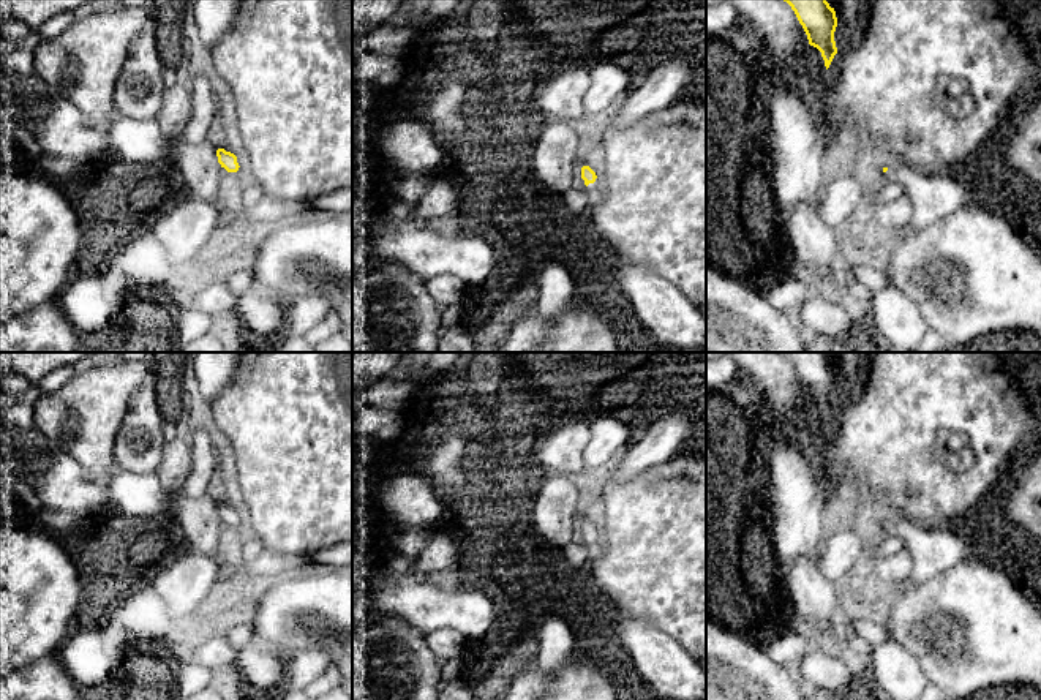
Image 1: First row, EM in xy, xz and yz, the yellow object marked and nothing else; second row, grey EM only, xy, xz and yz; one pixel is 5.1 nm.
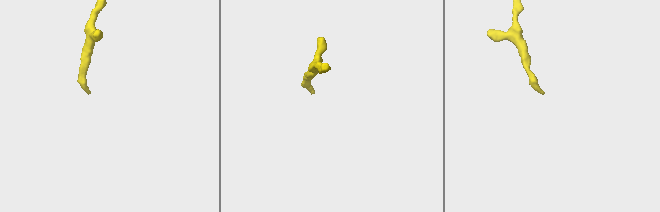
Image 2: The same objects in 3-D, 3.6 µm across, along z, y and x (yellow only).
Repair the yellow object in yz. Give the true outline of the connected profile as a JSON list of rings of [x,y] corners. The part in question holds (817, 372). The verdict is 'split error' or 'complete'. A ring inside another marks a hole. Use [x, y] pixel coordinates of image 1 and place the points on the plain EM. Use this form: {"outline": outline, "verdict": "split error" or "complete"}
{"outline": [[[782,352],[795,365],[799,378],[802,379],[809,398],[821,406],[826,423],[829,422],[834,409],[837,408],[834,386],[837,371],[834,362],[829,360],[826,352]]], "verdict": "complete"}

